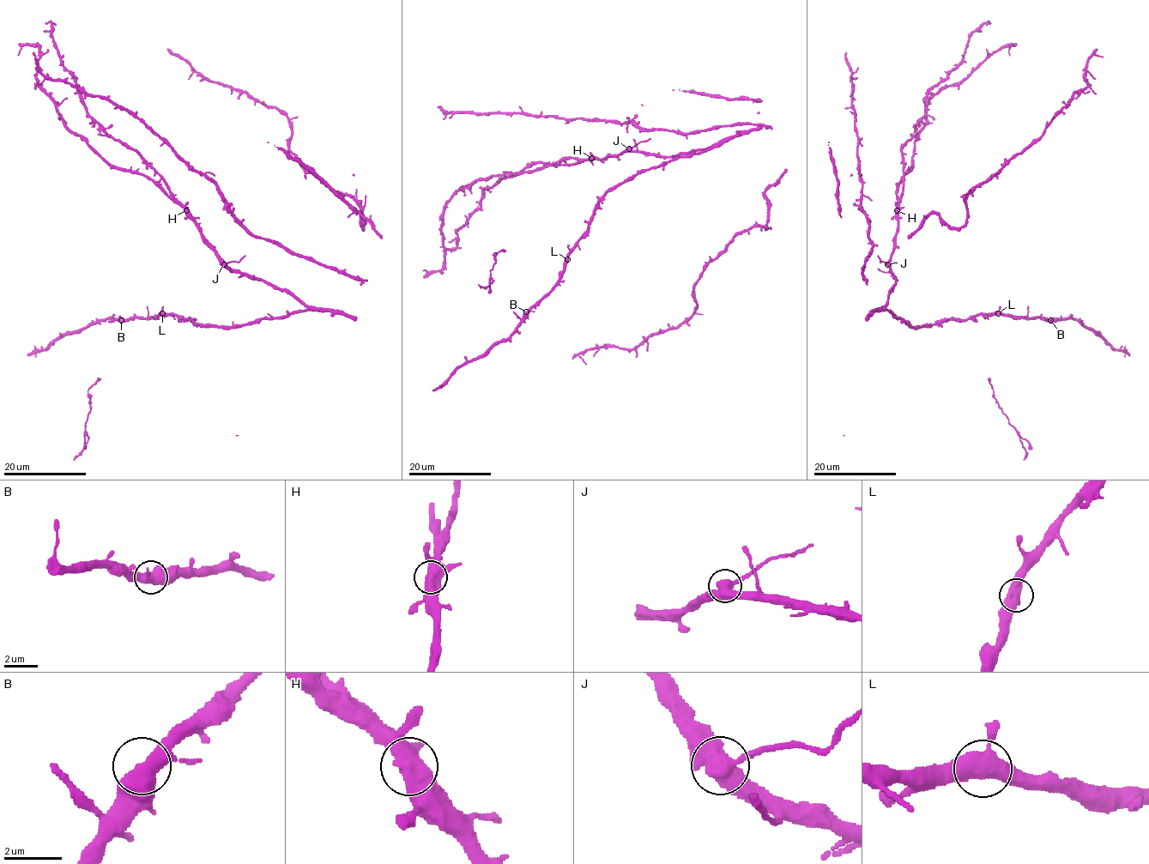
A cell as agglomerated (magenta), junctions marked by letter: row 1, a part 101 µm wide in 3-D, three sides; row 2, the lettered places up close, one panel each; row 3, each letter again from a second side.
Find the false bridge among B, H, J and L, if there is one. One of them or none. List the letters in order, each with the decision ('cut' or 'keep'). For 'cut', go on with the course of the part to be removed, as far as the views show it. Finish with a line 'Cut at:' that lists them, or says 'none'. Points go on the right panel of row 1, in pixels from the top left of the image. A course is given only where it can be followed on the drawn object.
B: keep
H: keep
J: cut | (887, 263), (879, 262), (877, 256)
L: keep
Cut at: J

